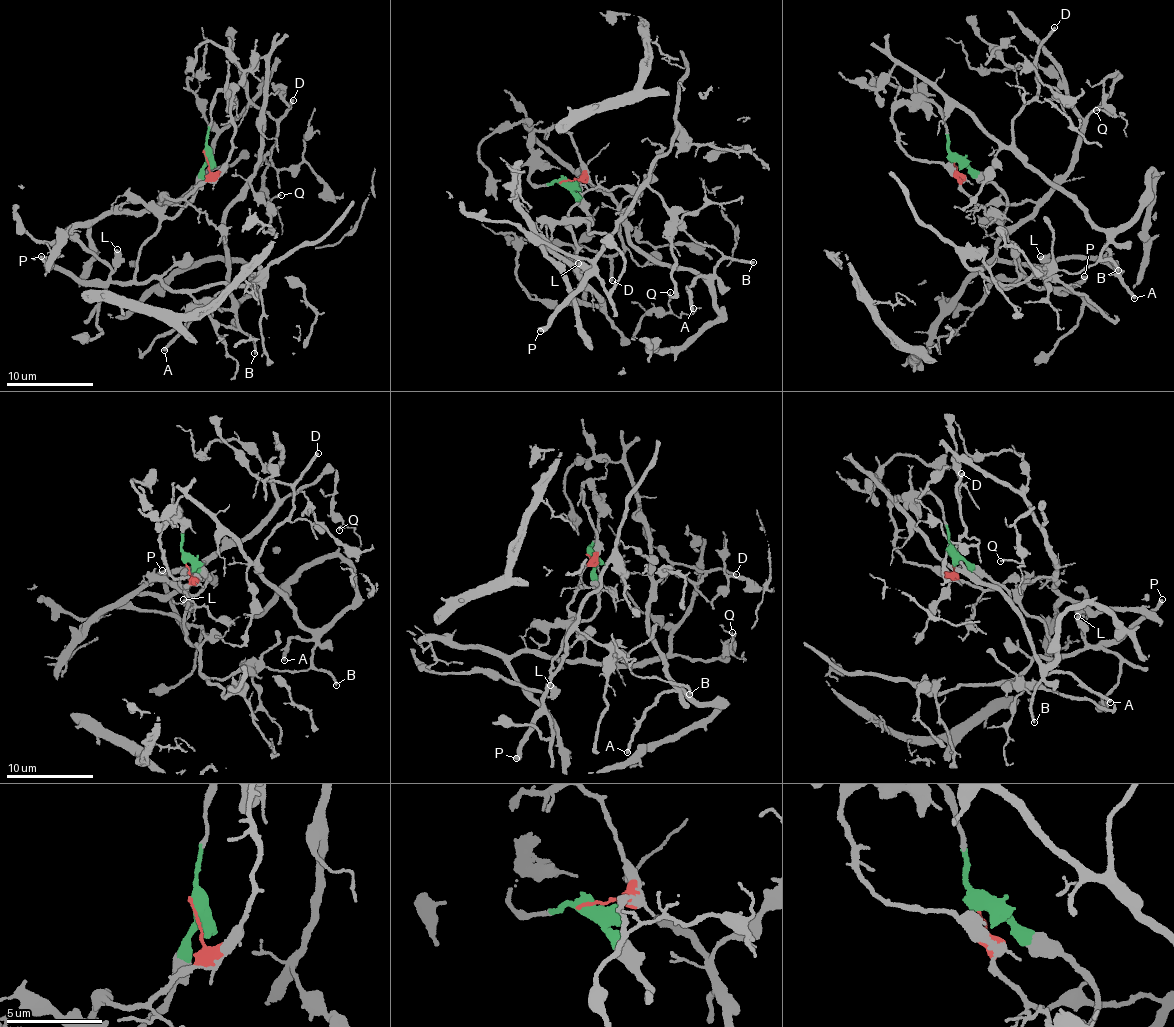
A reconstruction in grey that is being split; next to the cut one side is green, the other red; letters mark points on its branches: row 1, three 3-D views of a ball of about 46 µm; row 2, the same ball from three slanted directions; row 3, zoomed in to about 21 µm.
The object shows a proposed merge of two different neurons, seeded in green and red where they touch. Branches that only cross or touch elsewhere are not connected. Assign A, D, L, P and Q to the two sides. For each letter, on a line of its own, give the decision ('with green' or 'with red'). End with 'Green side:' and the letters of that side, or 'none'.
A: with red
D: with red
L: with green
P: with green
Q: with red
Green side: L, P

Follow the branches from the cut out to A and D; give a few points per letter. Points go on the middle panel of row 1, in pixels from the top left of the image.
A: (563, 182), (583, 172), (572, 137), (526, 136), (616, 204), (635, 247), (707, 274), (693, 309)
D: (563, 182), (583, 172), (572, 137), (556, 126), (529, 135), (613, 198), (623, 249), (609, 259), (612, 281)

